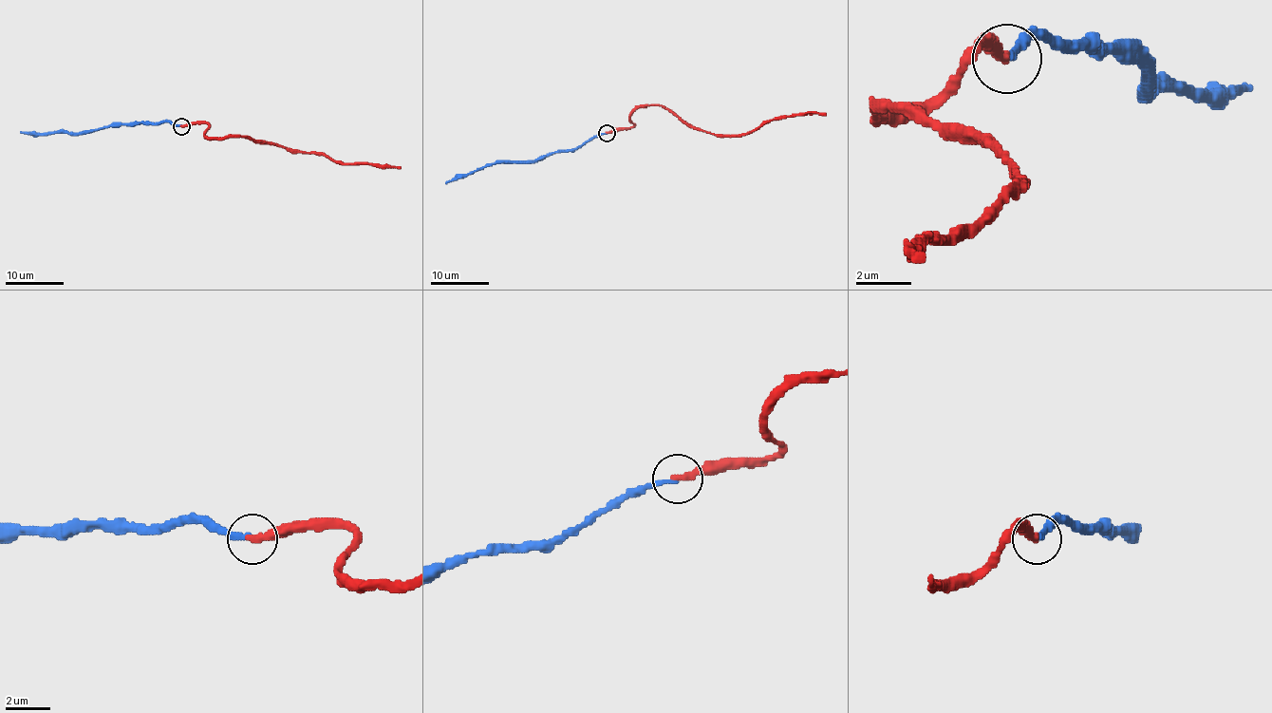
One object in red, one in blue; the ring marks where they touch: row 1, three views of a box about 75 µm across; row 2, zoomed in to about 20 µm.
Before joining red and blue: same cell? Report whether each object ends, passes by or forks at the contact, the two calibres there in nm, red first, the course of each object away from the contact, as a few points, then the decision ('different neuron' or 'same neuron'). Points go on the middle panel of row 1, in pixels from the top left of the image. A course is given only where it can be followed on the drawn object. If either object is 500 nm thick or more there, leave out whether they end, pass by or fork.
red ends there; blue ends there; 400 nm thick on the red side, 260 nm on the other; red runs (607, 132), (629, 129), (630, 113), (649, 104), (722, 135), (750, 134), (773, 119), (825, 115); blue runs (607, 134), (589, 138), (575, 148), (526, 161), (491, 162), (466, 175), (457, 175), (446, 183); same neuron

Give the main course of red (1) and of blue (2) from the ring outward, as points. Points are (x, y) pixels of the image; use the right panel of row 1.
1: (1005, 57), (991, 43), (949, 91), (872, 112), (907, 105), (1019, 176), (922, 259)
2: (1012, 57), (1033, 36), (1082, 43), (1110, 43), (1145, 70), (1151, 91), (1207, 91), (1249, 84)

